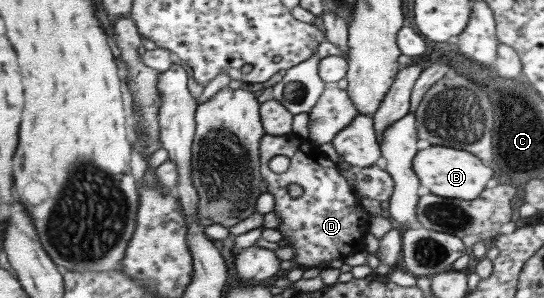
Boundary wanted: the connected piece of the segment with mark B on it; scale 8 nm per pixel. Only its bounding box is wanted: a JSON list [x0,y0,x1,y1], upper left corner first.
[411,145,492,200]

